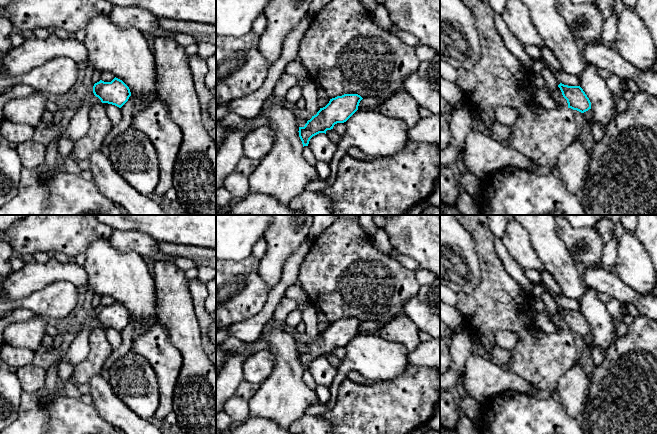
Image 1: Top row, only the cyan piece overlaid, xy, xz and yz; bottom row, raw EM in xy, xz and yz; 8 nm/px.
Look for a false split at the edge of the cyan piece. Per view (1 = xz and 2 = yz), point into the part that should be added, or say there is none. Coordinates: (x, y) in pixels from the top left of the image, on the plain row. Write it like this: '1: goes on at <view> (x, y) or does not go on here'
1: does not go on here
2: does not go on here

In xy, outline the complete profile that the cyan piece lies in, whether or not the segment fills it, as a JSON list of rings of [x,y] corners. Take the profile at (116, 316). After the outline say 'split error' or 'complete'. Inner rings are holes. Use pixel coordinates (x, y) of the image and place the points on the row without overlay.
[[[120,303],[111,306],[100,304],[93,310],[93,317],[102,327],[108,327],[121,332],[131,320],[129,311]]]; complete

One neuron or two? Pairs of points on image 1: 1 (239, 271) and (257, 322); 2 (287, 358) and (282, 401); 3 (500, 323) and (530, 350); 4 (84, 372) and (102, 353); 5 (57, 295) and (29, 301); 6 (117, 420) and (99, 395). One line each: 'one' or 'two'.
1: two
2: one
3: one
4: one
5: one
6: one

